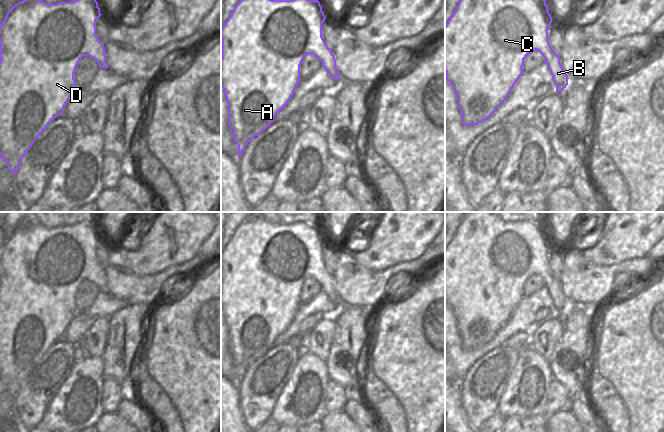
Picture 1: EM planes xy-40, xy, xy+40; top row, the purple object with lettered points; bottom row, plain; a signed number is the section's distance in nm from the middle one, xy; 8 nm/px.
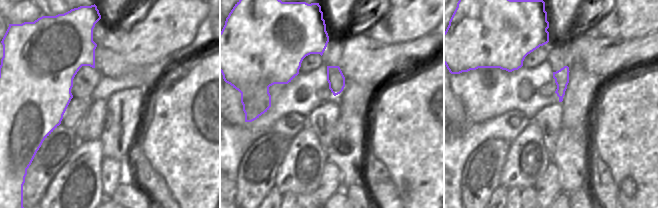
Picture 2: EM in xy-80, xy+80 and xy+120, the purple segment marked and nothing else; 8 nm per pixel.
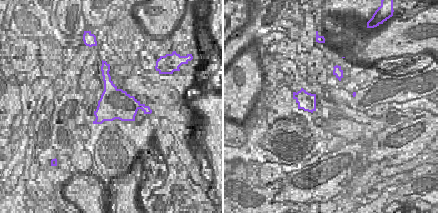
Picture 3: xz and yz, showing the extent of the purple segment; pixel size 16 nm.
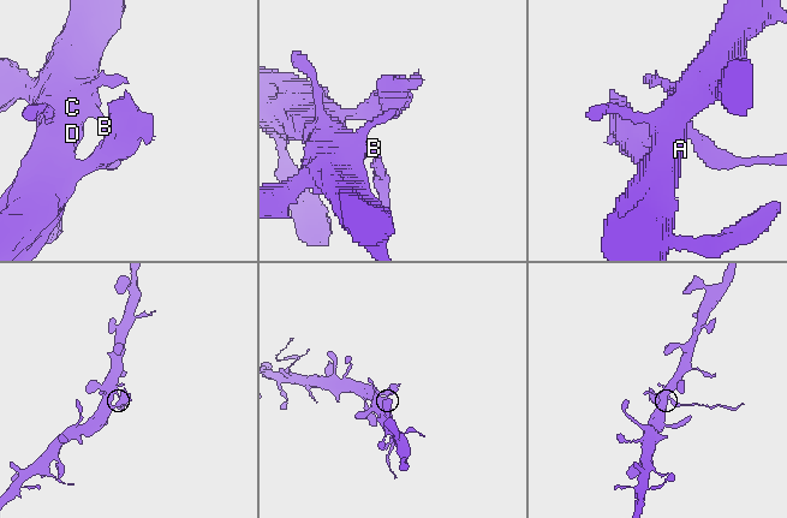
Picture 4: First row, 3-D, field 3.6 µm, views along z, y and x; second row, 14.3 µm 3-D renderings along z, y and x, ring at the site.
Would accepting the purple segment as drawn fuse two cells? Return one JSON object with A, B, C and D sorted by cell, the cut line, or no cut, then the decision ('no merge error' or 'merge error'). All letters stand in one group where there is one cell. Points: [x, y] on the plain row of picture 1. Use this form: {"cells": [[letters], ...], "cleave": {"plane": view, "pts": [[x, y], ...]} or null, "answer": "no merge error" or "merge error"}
{"cells": [["A", "C", "D"], ["B"]], "cleave": {"plane": "xy", "pts": [[331, 277], [320, 284]]}, "answer": "merge error"}

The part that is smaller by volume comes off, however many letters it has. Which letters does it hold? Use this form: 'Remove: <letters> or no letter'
Remove: B

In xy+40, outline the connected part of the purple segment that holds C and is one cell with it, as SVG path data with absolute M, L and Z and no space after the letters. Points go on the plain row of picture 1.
M466 212L445 249L445 296L452 309L465 350L475 350L490 342L504 327L510 315L524 297L524 283L537 274L544 284L555 278L548 265L552 241L544 220L507 222L494 212Z

